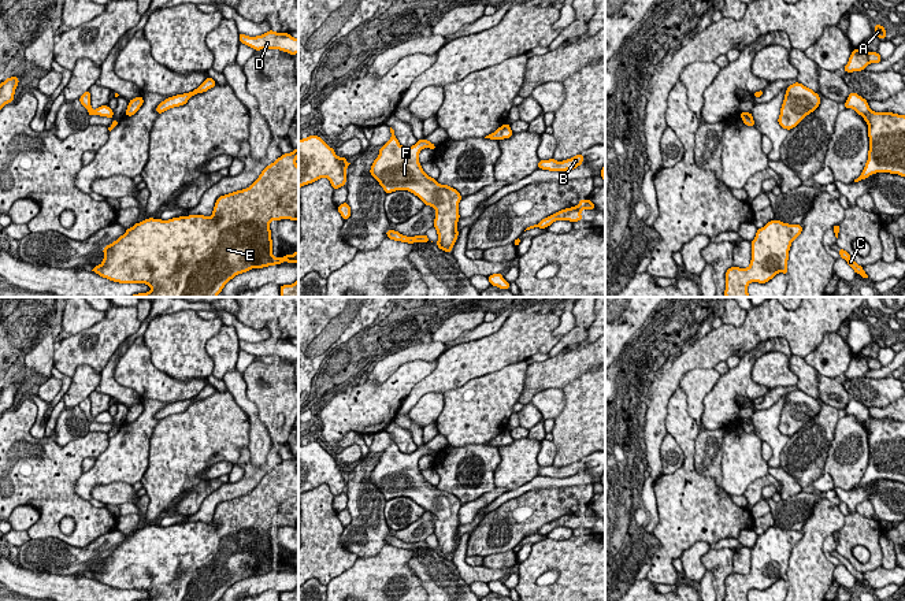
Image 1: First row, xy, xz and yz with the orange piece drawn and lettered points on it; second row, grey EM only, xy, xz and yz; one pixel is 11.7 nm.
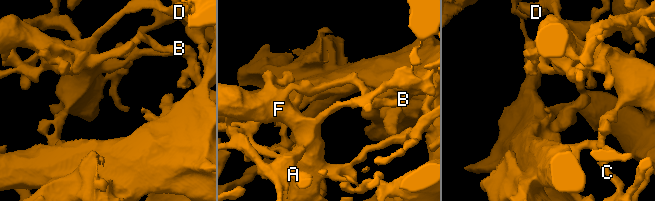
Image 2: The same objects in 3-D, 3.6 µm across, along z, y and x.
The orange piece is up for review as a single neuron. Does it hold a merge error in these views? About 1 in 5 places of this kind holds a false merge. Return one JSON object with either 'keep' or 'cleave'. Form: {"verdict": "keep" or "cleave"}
{"verdict": "keep"}

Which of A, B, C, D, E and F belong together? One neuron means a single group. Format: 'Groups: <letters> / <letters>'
Groups: A B C D E F

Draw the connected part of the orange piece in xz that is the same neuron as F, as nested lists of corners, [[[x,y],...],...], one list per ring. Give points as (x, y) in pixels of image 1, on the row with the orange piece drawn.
[[[392,127],[390,133],[392,137],[379,148],[379,155],[374,160],[370,174],[379,182],[386,194],[396,190],[409,190],[424,205],[435,208],[434,227],[438,234],[435,244],[439,249],[452,253],[459,235],[457,220],[460,219],[461,194],[429,177],[419,163],[419,152],[423,148],[434,151],[437,145],[422,138],[413,146],[401,146]]]

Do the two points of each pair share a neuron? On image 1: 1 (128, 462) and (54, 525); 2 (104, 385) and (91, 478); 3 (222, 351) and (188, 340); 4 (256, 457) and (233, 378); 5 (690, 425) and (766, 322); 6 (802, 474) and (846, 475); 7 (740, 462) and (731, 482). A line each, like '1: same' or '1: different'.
1: different
2: different
3: different
4: same
5: different
6: different
7: same

